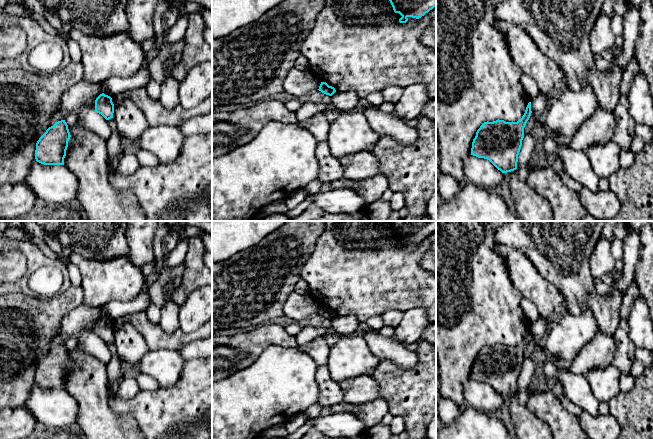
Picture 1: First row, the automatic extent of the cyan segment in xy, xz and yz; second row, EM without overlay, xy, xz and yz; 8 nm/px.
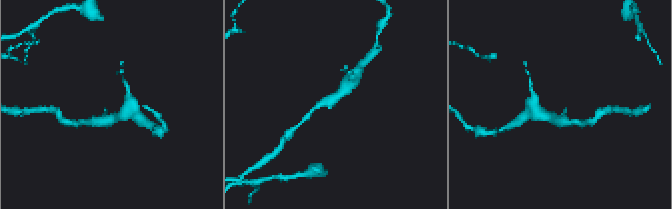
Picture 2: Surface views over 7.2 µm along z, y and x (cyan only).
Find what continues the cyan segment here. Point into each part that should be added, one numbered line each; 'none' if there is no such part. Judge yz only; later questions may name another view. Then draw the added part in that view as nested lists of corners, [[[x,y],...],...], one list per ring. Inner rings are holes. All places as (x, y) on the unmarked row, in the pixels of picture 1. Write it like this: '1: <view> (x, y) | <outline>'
none

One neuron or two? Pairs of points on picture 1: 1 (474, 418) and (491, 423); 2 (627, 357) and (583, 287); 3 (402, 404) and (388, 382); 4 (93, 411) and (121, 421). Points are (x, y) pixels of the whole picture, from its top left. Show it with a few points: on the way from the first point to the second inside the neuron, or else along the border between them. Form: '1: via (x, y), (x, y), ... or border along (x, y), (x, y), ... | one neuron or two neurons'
1: via (478, 422), (487, 423) | one neuron
2: border along (621, 320), (613, 335) | two neurons
3: via (402, 399), (402, 396), (393, 387) | one neuron
4: via (100, 418), (103, 421), (114, 421) | one neuron

